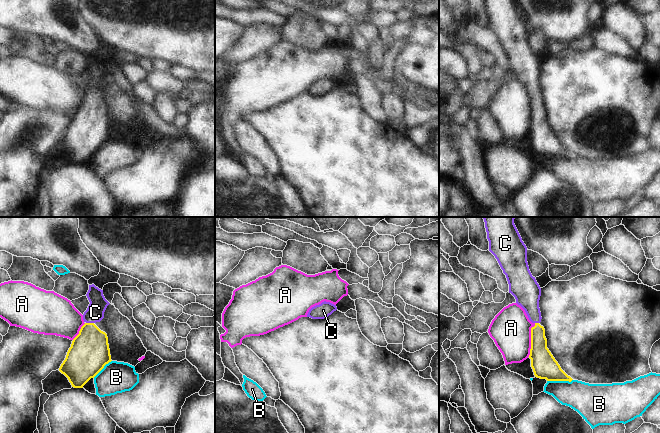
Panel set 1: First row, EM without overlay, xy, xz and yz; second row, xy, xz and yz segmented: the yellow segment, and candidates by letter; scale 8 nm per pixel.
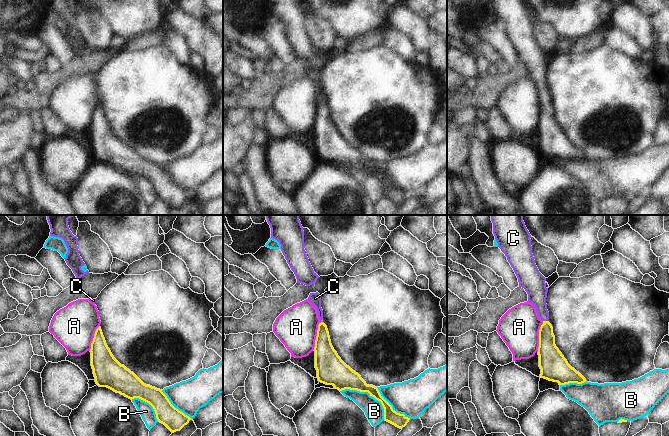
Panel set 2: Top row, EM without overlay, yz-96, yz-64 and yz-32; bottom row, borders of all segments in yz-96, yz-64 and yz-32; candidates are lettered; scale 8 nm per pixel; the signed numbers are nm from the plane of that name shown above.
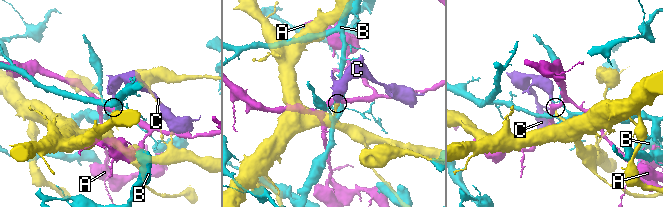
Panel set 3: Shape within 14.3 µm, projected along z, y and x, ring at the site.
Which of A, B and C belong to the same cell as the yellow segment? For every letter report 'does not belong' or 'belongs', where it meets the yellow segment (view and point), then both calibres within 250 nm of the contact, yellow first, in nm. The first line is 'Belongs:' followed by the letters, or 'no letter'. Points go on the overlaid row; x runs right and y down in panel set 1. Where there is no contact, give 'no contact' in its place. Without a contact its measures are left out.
Belongs: C
A: does not belong; meets yellow in yz at (531, 340); 200 nm thick on the yellow side, 320 nm on the other
B: does not belong; meets yellow in yz at (559, 380); 200 nm thick on the yellow side, 240 nm on the other
C: belongs; meets yellow in xy at (90, 323); 320 nm thick on the yellow side, 140 nm on the other

